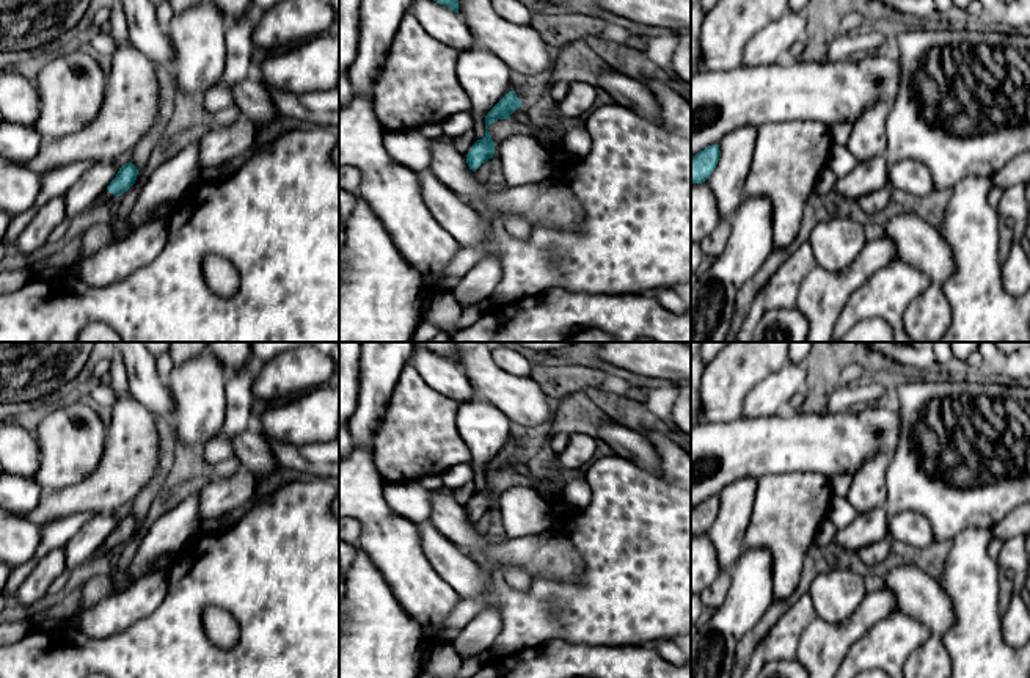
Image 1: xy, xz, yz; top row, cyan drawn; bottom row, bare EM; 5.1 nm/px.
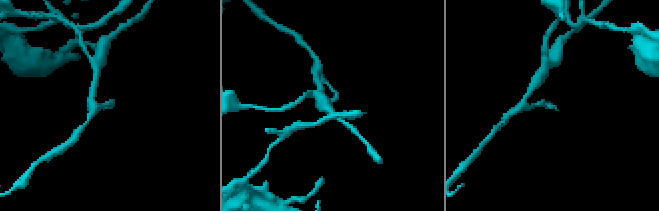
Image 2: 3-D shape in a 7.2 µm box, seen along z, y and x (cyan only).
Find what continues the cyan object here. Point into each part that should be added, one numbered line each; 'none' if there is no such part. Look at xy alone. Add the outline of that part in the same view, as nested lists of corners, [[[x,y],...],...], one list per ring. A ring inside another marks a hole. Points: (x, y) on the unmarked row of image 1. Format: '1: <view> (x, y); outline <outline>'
1: xy (105, 548); outline [[[105,541],[105,543],[97,549],[97,552],[96,552],[88,562],[97,560],[97,557],[99,557],[100,554],[113,552],[115,549],[116,549],[116,548],[115,548],[113,545],[110,545],[108,541]]]

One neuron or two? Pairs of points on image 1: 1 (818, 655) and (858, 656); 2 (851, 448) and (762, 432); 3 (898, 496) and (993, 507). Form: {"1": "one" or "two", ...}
{"1": "two", "2": "one", "3": "one"}

